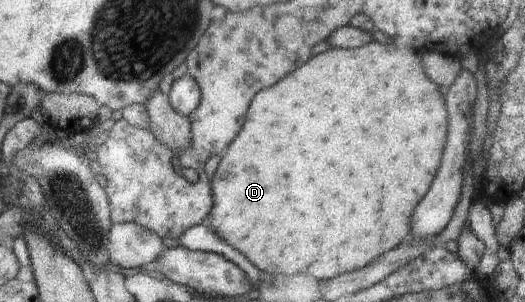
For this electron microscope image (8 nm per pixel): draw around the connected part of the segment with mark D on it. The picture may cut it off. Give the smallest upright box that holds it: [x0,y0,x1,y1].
[207,41,446,280]

